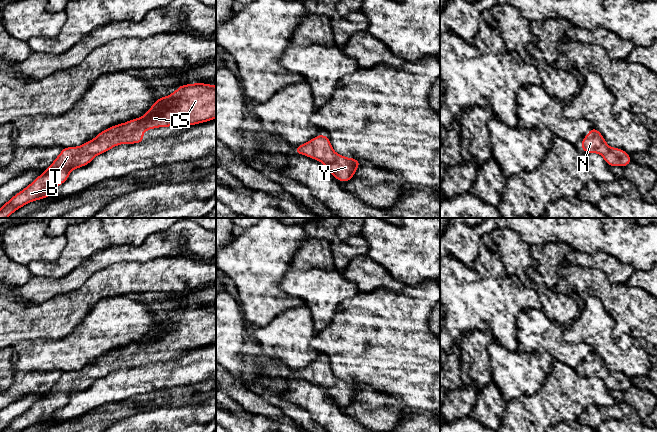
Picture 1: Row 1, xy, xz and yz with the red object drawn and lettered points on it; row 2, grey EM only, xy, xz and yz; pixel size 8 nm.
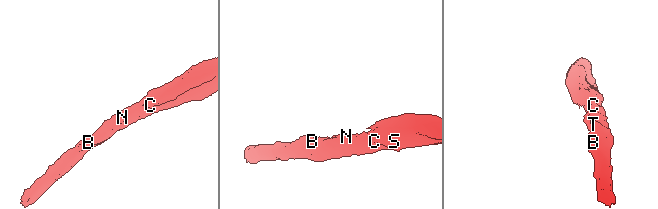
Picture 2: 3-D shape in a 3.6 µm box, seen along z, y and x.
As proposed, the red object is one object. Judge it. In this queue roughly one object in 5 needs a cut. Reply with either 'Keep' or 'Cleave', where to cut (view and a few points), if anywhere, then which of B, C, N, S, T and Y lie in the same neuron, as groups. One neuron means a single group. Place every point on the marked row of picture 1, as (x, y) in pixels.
Keep. No split. Groups: B C N S T Y

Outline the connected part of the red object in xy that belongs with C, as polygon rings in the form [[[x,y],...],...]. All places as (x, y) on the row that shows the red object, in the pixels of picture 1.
[[[204,83],[178,86],[169,96],[157,99],[142,117],[109,127],[81,146],[63,148],[48,169],[0,208],[0,218],[8,218],[32,201],[50,197],[57,186],[68,180],[70,171],[89,164],[98,154],[119,144],[145,141],[142,134],[146,130],[191,126],[215,118],[216,86]]]

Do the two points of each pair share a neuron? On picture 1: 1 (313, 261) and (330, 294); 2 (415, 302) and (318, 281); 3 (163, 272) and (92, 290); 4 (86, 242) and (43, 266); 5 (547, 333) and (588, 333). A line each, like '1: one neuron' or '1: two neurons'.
1: two neurons
2: two neurons
3: one neuron
4: one neuron
5: two neurons

